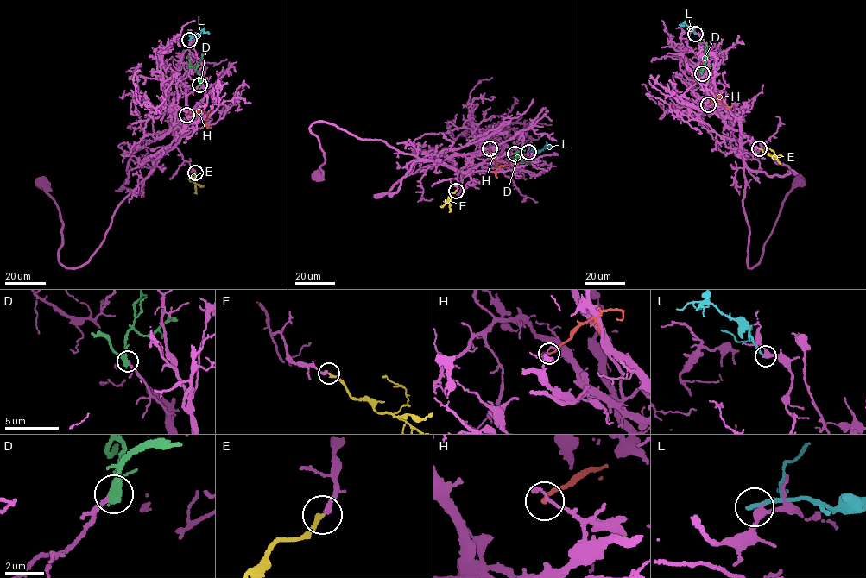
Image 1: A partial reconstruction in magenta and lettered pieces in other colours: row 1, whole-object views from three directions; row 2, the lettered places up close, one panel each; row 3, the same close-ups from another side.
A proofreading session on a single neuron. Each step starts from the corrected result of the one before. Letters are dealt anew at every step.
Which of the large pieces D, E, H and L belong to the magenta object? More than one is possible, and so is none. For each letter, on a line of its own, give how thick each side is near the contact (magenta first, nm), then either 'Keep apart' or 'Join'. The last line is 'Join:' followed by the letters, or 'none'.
D: Thickness 200 nm (magenta) against 340 nm. Keep apart
E: Thickness 240 nm (magenta) against 200 nm. Join
H: Thickness 120 nm (magenta) against 170 nm. Keep apart
L: Thickness 320 nm (magenta) against 240 nm. Keep apart
Join: E

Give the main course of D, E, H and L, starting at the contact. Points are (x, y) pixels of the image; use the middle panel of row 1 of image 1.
D: (515, 153), (528, 164)
E: (456, 191), (444, 201), (451, 199)
H: (489, 148), (496, 165), (503, 166), (496, 172), (497, 178)
L: (528, 152), (540, 151), (550, 145), (550, 148)

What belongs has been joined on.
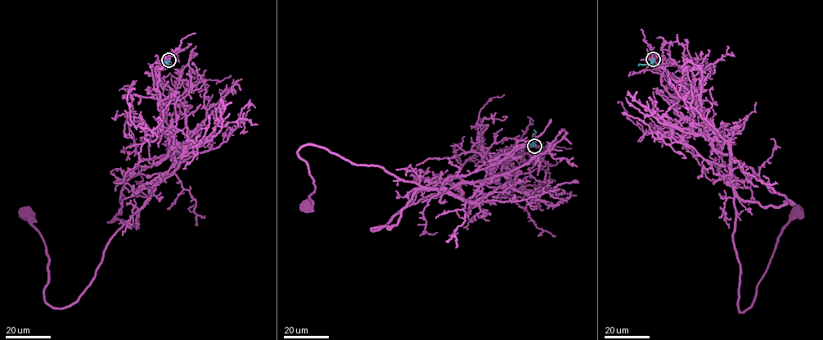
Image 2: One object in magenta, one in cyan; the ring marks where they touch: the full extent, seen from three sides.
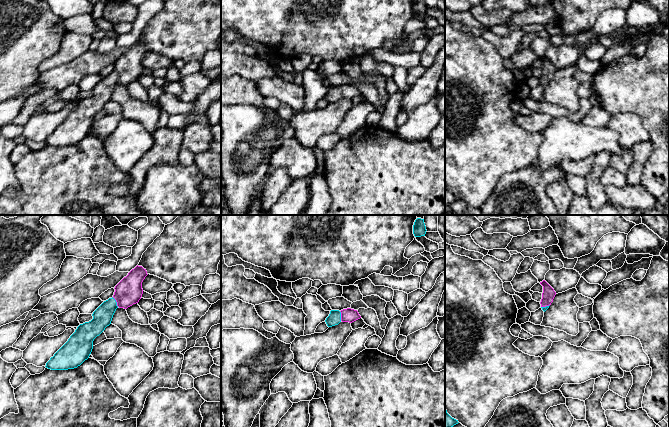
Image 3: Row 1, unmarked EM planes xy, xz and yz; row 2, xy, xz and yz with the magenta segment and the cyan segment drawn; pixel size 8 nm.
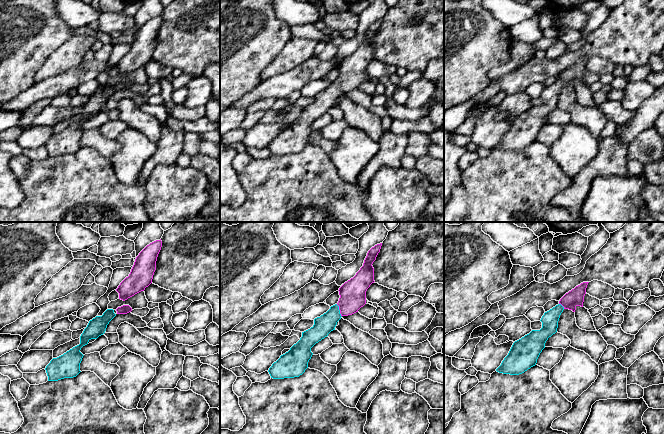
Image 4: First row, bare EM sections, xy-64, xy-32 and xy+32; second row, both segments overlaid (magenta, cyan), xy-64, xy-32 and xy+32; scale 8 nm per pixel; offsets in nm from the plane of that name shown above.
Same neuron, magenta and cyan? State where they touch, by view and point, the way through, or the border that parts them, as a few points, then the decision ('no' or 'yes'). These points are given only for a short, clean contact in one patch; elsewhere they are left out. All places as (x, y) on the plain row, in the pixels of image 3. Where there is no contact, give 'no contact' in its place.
xy (116, 77) | across xy (128, 67), (116, 77), (102, 92) | yes

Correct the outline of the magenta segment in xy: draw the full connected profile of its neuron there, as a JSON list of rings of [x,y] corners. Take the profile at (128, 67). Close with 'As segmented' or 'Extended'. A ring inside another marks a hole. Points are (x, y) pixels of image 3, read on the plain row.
[[[136,42],[116,62],[112,74],[104,77],[92,90],[93,95],[80,100],[68,117],[46,139],[51,146],[68,146],[80,142],[93,125],[93,117],[111,100],[116,85],[132,82],[142,73],[142,58],[147,52],[142,42]]]. Extended

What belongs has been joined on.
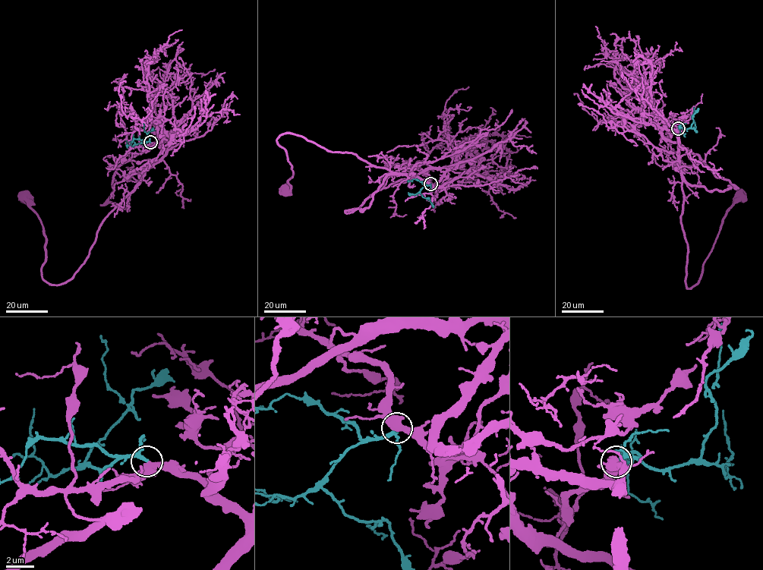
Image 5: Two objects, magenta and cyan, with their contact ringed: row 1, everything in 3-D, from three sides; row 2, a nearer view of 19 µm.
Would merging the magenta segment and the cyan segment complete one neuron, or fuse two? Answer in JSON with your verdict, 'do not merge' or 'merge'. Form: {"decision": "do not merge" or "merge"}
{"decision": "merge"}

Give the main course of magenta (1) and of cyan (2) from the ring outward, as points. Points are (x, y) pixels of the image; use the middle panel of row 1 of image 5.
1: (430, 184), (375, 167), (352, 153), (329, 151), (291, 133), (277, 140), (294, 174), (287, 190)
2: (430, 184), (423, 187), (419, 193), (424, 197), (429, 198), (433, 207)

